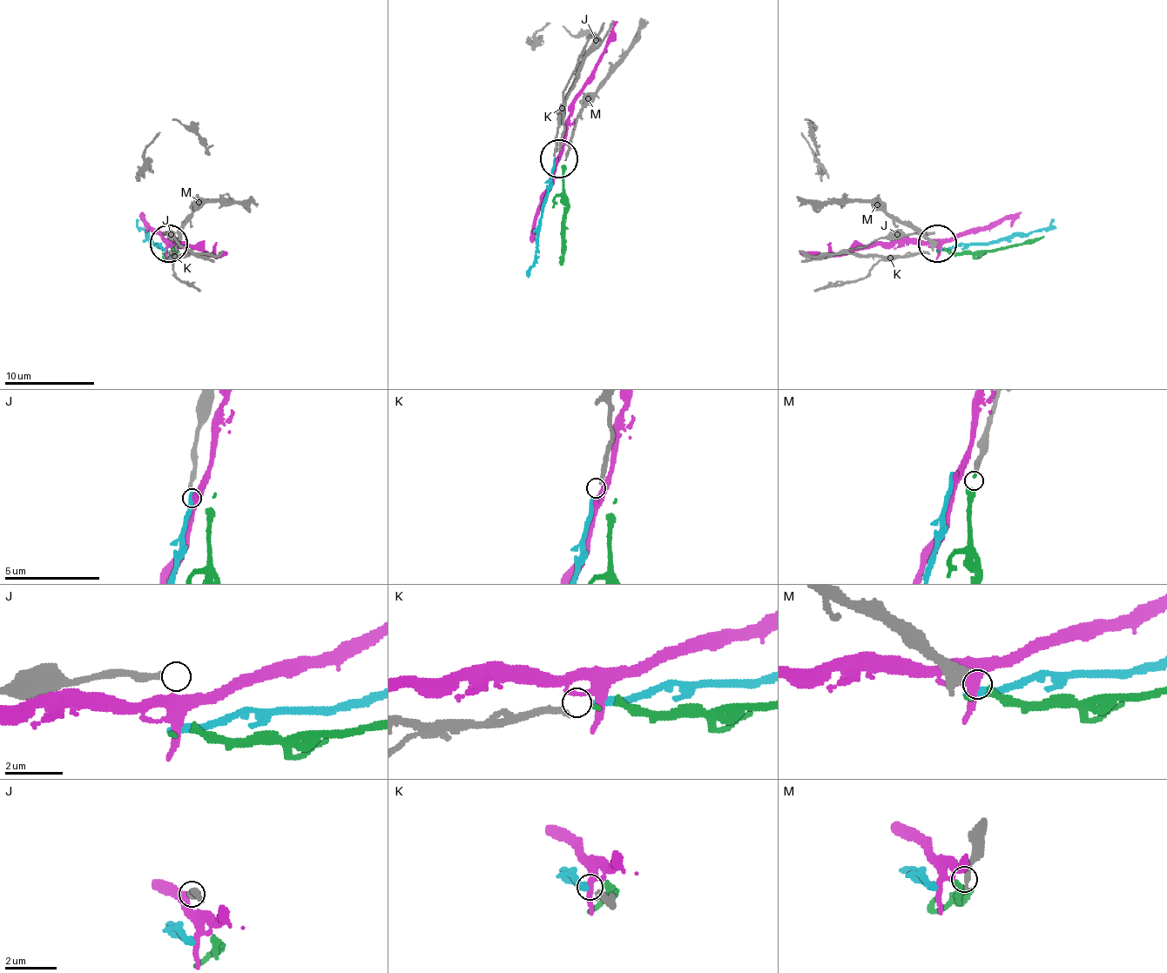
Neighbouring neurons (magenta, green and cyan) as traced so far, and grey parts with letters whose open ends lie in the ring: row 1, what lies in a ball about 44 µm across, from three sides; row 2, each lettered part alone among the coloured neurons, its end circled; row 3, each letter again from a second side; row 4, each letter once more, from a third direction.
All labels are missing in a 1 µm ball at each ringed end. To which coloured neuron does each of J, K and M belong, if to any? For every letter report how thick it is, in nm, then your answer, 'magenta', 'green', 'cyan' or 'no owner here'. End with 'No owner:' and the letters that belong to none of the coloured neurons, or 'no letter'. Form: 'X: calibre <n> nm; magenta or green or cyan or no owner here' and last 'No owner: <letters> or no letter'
J: calibre 260 nm; no owner here
K: calibre 240 nm; cyan
M: calibre 320 nm; green
No owner: J

